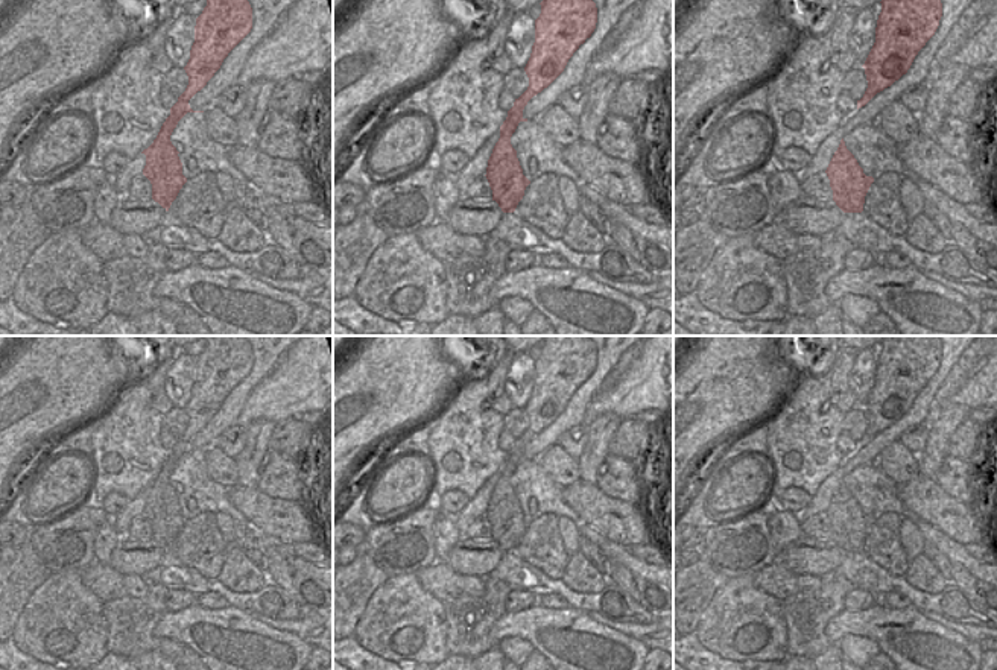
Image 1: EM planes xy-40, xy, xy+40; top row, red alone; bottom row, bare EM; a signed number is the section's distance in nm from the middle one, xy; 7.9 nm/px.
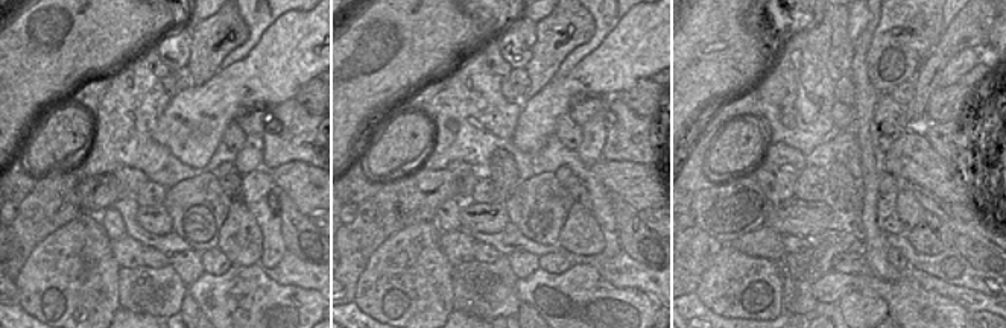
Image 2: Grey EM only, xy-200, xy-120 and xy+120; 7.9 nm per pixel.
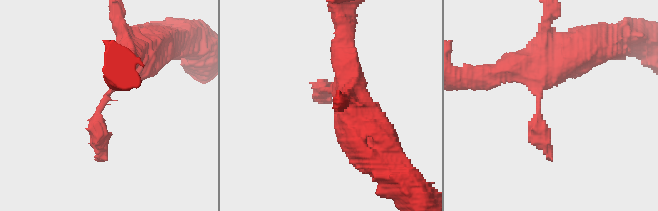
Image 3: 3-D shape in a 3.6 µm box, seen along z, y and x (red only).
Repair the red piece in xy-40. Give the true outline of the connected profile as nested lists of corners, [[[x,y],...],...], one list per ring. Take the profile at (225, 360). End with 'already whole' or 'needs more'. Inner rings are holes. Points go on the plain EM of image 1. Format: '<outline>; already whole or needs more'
[[[205,336],[205,339],[207,346],[196,359],[195,383],[184,407],[188,425],[170,448],[170,456],[154,483],[141,492],[146,495],[143,515],[152,524],[152,539],[166,551],[187,523],[179,492],[172,485],[170,476],[187,453],[204,453],[193,451],[188,441],[207,425],[228,393],[252,369],[252,348],[245,336]]]; already whole

